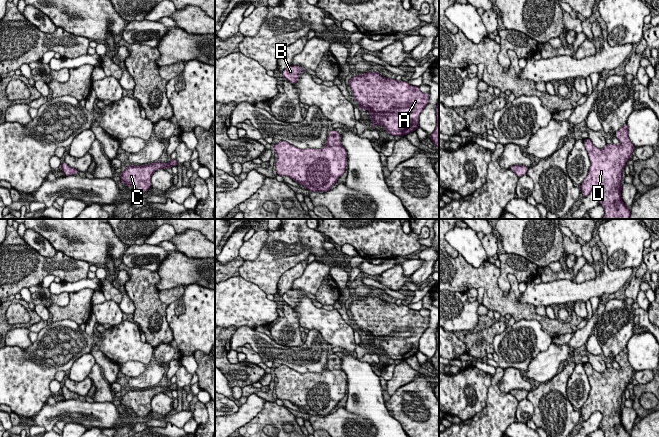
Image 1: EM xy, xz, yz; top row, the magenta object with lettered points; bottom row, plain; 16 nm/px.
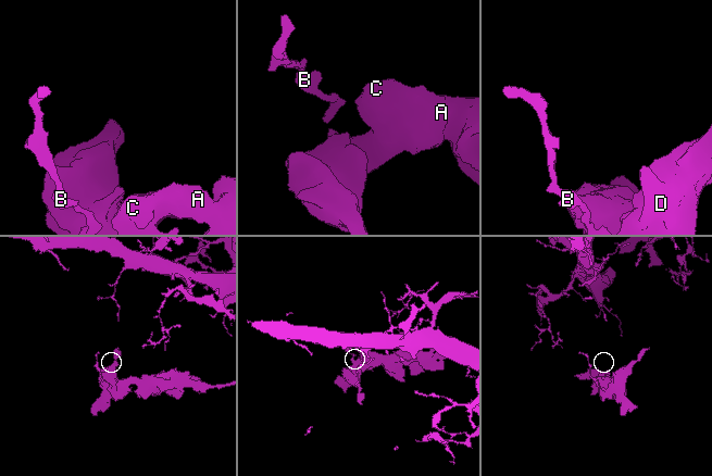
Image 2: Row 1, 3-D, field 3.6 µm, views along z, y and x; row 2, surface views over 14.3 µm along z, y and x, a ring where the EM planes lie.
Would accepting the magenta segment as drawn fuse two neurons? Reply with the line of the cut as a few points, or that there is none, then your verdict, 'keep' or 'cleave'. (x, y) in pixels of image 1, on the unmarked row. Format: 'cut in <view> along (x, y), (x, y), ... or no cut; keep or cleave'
no cut; keep

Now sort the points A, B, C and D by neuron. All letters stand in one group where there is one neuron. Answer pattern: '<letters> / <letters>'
A B C D

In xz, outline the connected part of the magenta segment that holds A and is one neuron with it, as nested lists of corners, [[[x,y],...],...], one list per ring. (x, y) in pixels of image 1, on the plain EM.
[[[367,296],[352,301],[349,304],[354,324],[358,326],[361,335],[370,334],[372,353],[381,349],[392,360],[405,360],[419,351],[419,340],[429,327],[429,319],[420,315],[405,305],[383,302],[379,297]]]

